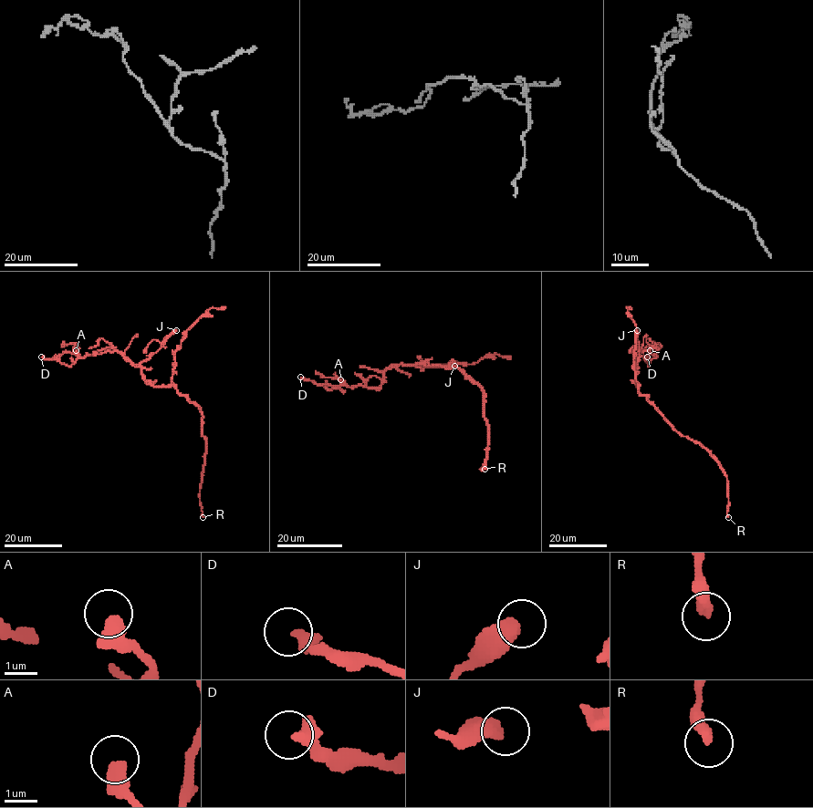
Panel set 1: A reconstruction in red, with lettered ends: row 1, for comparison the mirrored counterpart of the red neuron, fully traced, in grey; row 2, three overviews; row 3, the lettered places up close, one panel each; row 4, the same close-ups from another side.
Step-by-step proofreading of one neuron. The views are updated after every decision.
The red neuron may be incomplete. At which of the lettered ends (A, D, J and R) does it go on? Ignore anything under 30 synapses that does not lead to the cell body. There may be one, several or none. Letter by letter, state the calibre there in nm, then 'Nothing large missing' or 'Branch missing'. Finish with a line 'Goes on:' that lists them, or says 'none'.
A: Thickness 500 nm. Nothing large missing
D: Thickness 400 nm. Nothing large missing
J: Thickness 480 nm. Nothing large missing
R: Thickness 320 nm. Nothing large missing
Goes on: none

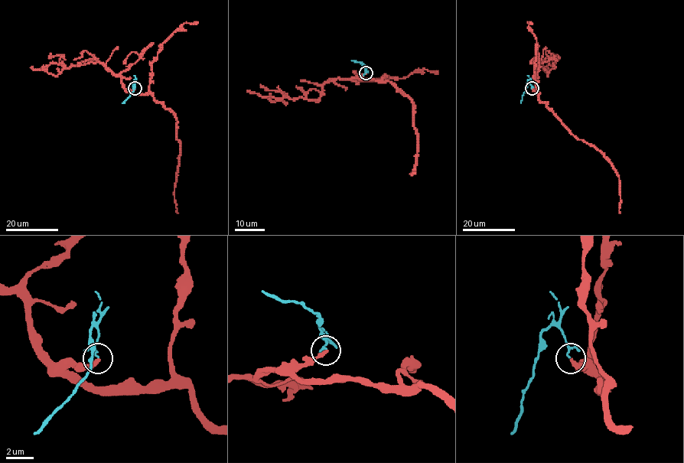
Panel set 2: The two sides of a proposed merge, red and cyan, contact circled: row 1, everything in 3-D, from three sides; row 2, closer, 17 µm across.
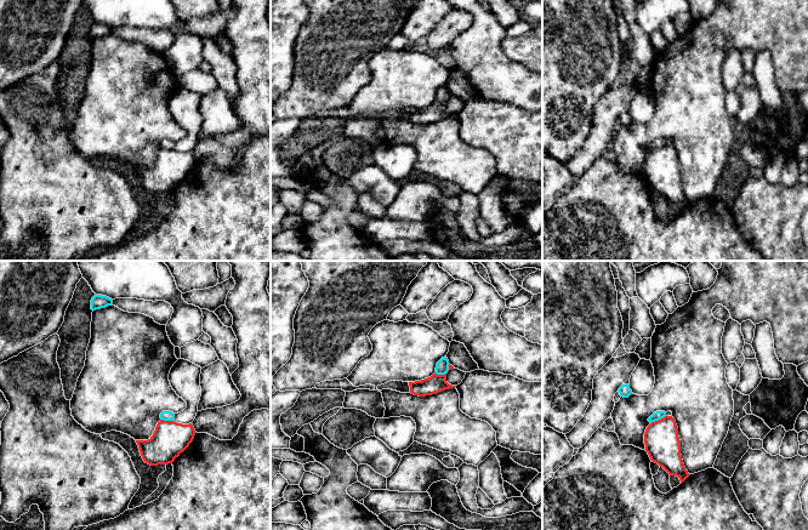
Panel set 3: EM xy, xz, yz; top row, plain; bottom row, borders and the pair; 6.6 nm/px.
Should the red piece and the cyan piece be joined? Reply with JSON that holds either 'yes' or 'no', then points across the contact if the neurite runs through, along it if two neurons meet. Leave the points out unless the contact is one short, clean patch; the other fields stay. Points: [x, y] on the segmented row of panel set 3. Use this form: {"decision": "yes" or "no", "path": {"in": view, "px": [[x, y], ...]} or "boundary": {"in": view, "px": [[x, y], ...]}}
{"decision": "no", "boundary": {"in": "yz", "px": [[665, 415], [650, 423]]}}

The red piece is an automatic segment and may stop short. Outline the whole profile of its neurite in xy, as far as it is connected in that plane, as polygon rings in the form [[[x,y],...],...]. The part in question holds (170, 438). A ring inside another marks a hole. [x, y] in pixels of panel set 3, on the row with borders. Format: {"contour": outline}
{"contour": [[[160,420],[148,440],[136,440],[143,461],[150,466],[169,465],[193,441],[195,429],[192,423]]]}

